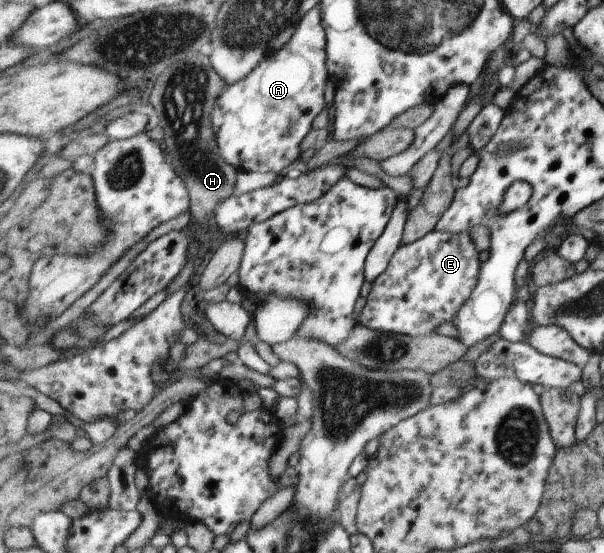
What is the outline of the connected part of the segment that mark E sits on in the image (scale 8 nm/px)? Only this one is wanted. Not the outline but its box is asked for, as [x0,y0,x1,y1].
[358,229,481,337]

